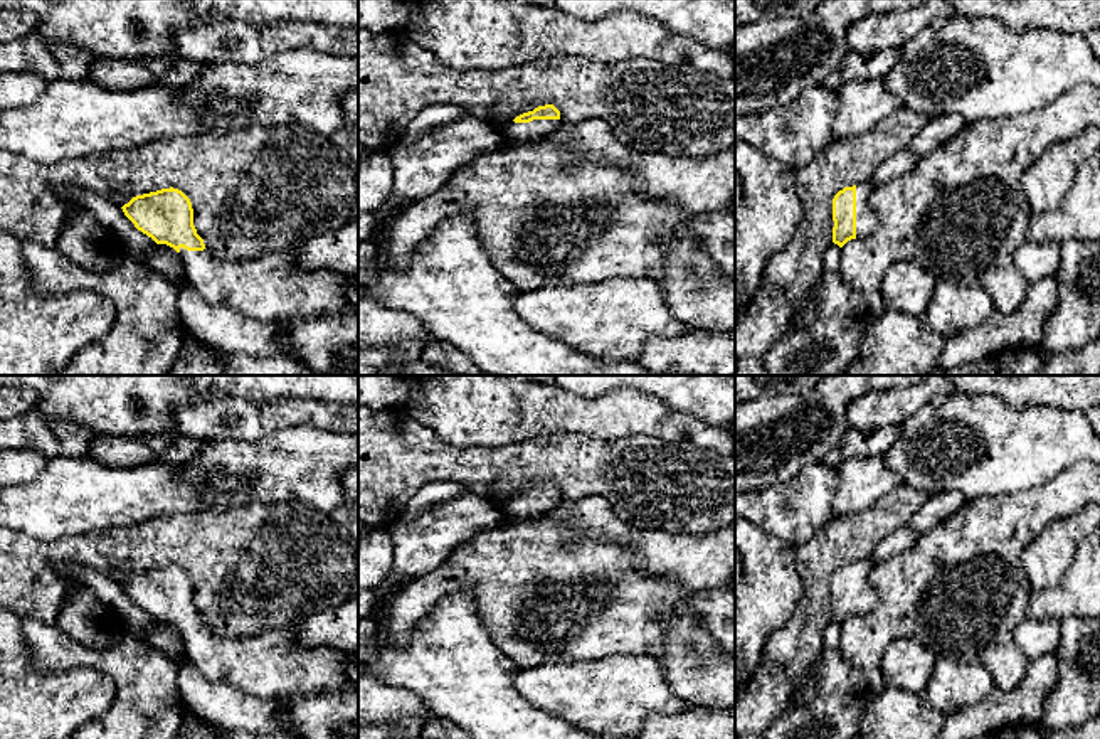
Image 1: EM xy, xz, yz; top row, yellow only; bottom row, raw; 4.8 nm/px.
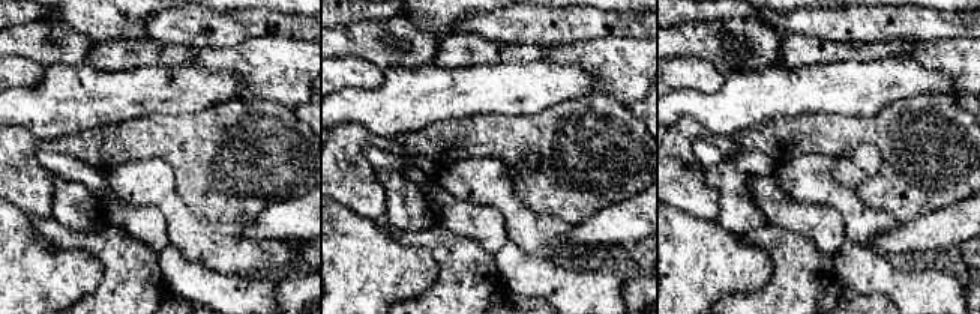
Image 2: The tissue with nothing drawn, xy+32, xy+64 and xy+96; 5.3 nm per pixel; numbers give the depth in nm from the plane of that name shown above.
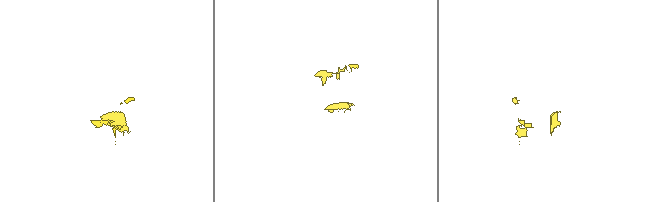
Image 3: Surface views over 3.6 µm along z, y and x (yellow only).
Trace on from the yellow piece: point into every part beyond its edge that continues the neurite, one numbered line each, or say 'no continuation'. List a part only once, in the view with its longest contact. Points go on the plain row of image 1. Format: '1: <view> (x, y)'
1: yz (867, 600)

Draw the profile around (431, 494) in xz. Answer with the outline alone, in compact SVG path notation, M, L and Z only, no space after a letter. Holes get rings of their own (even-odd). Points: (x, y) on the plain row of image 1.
M429 483L422 486L404 507L394 524L405 524L414 520L426 507L463 497L468 493L463 483Z

